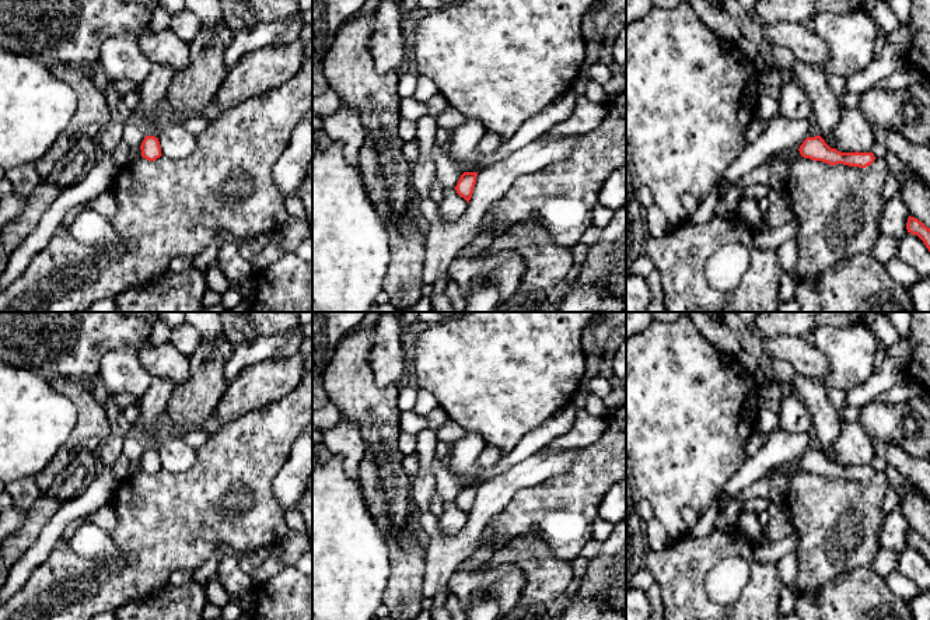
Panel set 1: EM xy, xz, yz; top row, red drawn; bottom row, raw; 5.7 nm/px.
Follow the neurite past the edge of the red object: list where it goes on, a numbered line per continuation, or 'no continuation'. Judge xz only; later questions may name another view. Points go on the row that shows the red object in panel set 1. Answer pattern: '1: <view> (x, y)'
no continuation

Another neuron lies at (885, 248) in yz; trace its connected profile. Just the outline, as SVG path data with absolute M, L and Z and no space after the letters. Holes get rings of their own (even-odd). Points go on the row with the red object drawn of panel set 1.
M880 234L875 245L871 249L871 255L881 263L888 262L896 256L901 238L892 237L889 234Z

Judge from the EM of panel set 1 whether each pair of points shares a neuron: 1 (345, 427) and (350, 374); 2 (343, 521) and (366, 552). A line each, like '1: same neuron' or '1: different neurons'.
1: different neurons
2: same neuron

